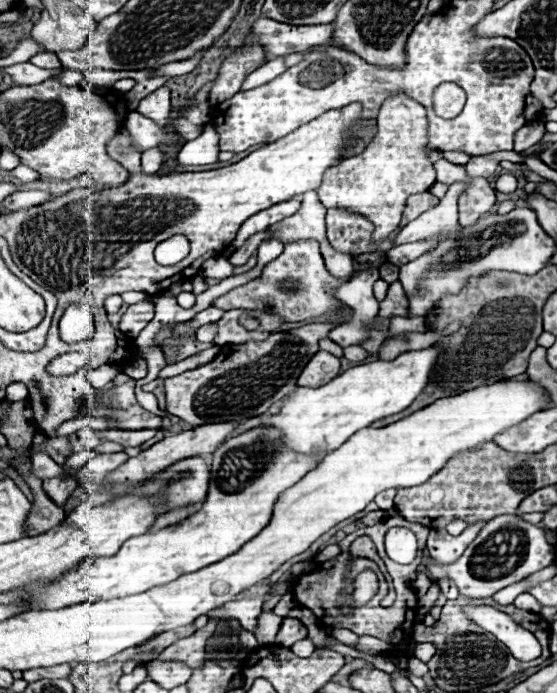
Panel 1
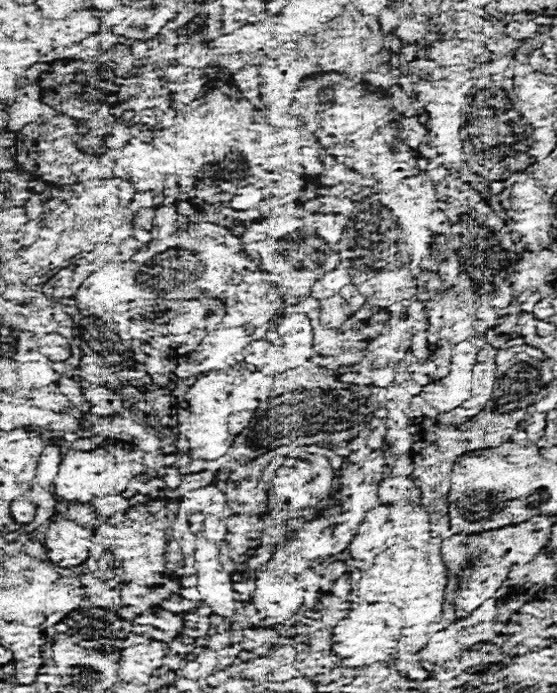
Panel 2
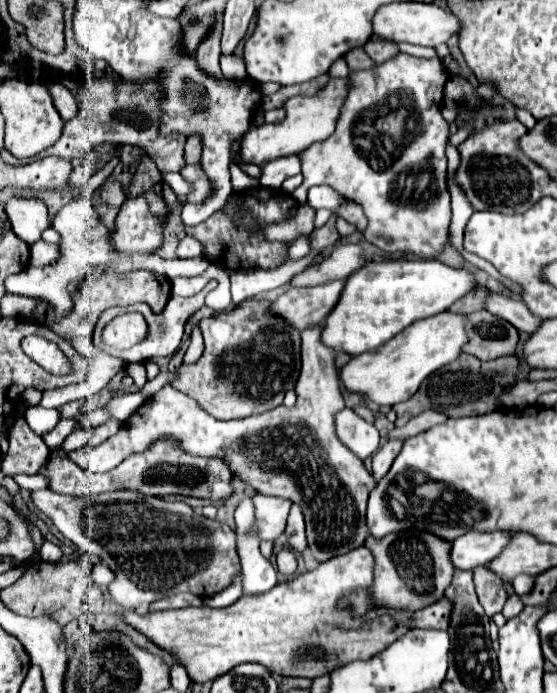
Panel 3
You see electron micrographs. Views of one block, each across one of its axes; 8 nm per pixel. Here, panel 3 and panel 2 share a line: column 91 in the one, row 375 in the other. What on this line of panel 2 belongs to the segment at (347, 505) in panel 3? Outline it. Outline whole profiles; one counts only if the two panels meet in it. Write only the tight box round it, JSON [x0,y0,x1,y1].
[420,338,486,412]

